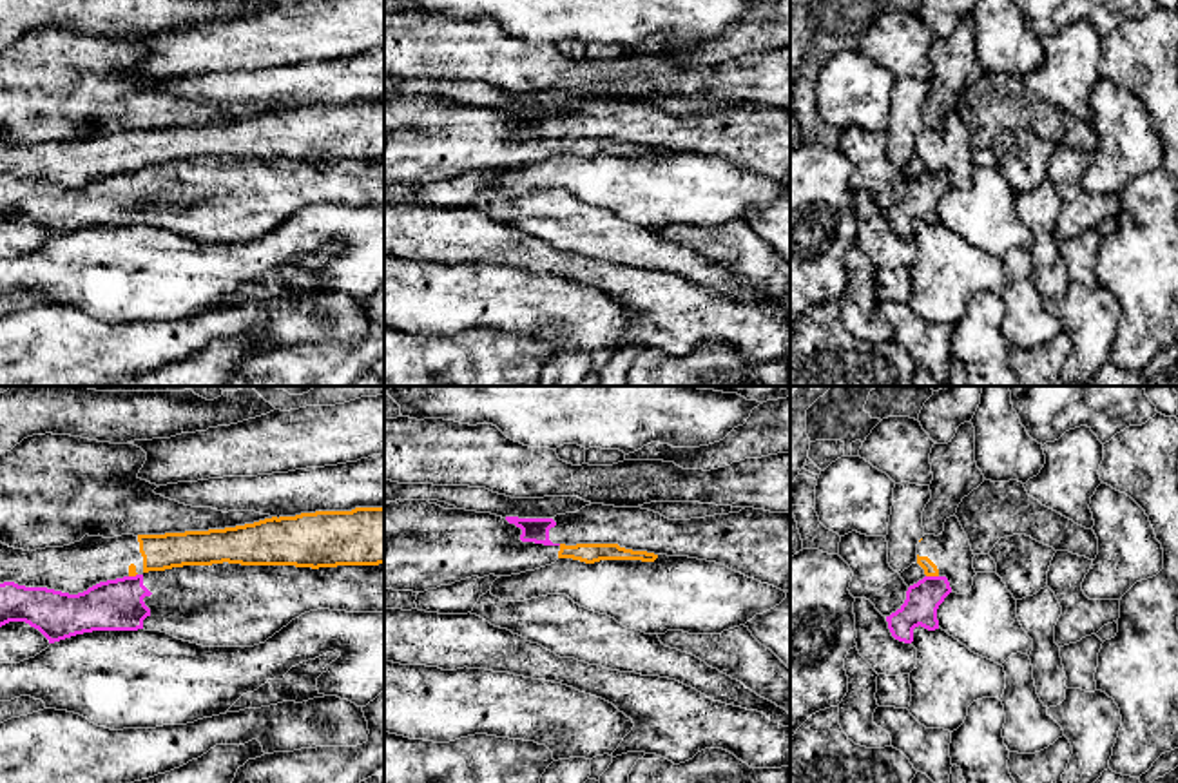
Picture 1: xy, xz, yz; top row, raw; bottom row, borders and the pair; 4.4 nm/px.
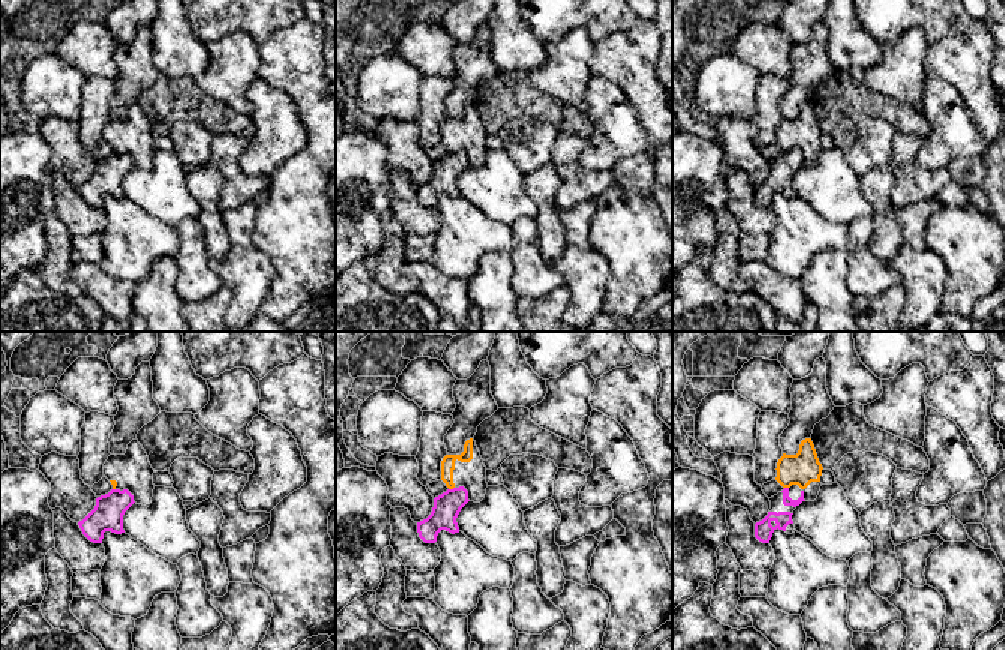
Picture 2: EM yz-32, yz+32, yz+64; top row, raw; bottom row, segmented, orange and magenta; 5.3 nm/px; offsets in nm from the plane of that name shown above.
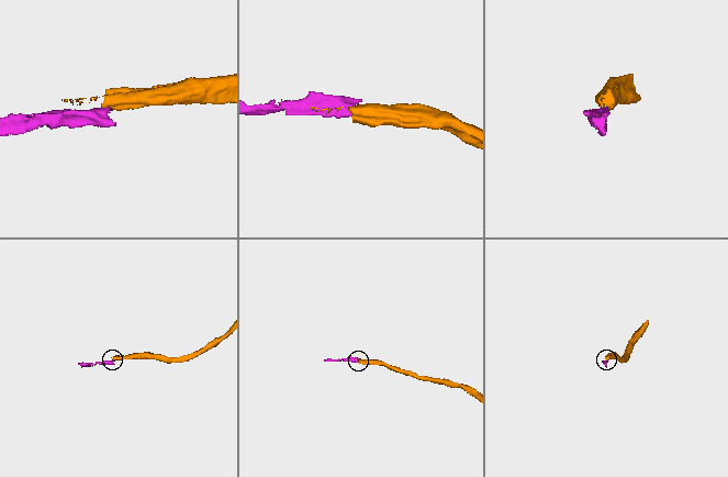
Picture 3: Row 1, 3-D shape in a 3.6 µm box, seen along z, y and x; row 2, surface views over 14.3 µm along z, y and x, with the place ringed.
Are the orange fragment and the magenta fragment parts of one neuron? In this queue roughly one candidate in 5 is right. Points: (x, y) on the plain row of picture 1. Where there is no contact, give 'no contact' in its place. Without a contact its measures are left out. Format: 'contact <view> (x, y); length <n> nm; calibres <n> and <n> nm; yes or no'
contact yz (932, 169); length 60 nm; calibres 60 and 160 nm; no

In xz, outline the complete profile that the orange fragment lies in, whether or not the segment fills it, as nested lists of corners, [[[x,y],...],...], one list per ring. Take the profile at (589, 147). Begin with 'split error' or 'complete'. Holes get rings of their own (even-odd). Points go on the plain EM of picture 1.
complete; [[[560,138],[558,152],[573,152],[585,158],[594,158],[600,154],[642,154],[654,156],[658,149],[647,145],[632,145],[620,141],[618,138]]]

